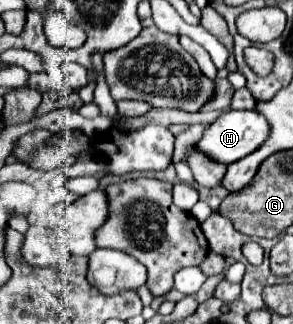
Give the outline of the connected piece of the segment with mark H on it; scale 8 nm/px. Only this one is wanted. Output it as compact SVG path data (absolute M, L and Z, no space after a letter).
M225 111L211 125L205 127L201 141L195 147L203 155L209 155L209 159L217 159L217 163L229 165L255 151L267 139L267 133L269 133L269 125L265 117L259 115L257 111Z

